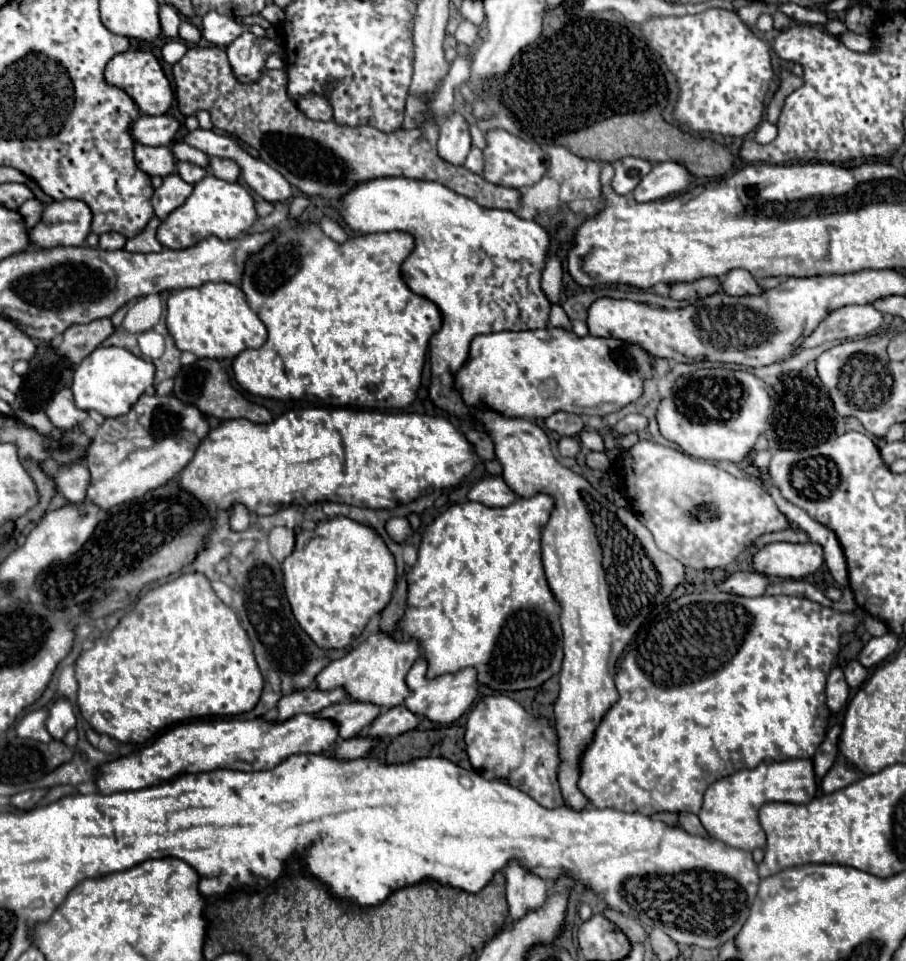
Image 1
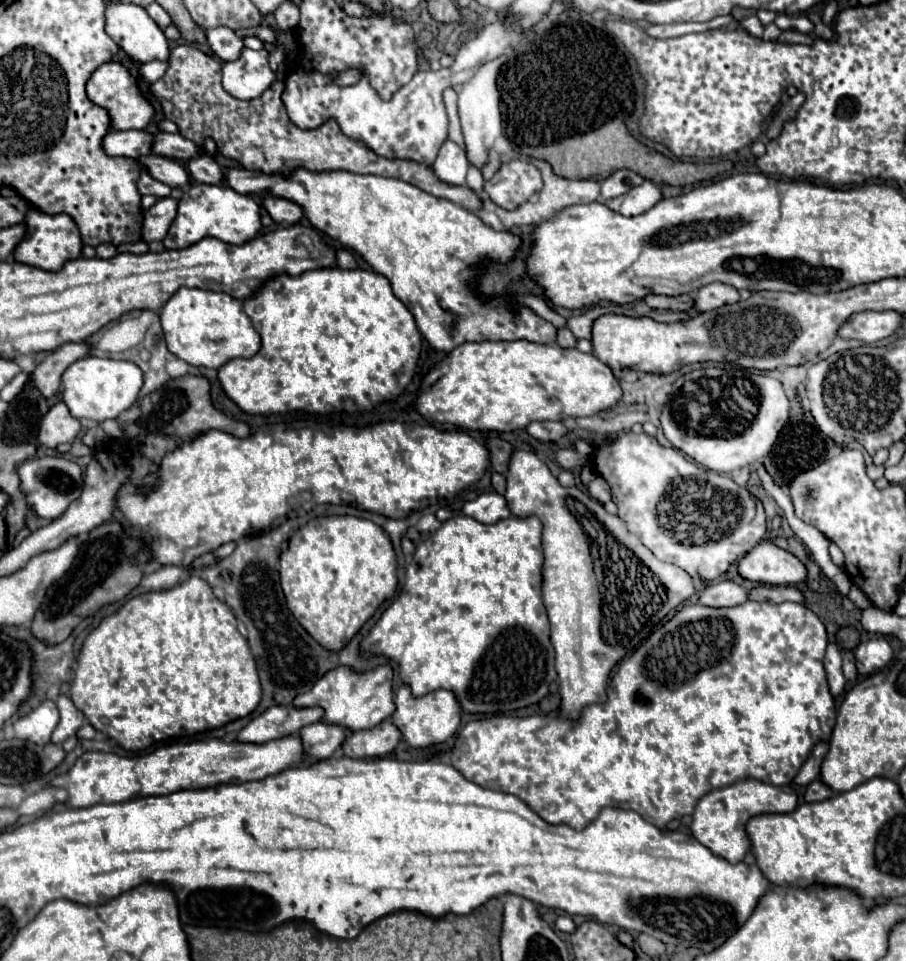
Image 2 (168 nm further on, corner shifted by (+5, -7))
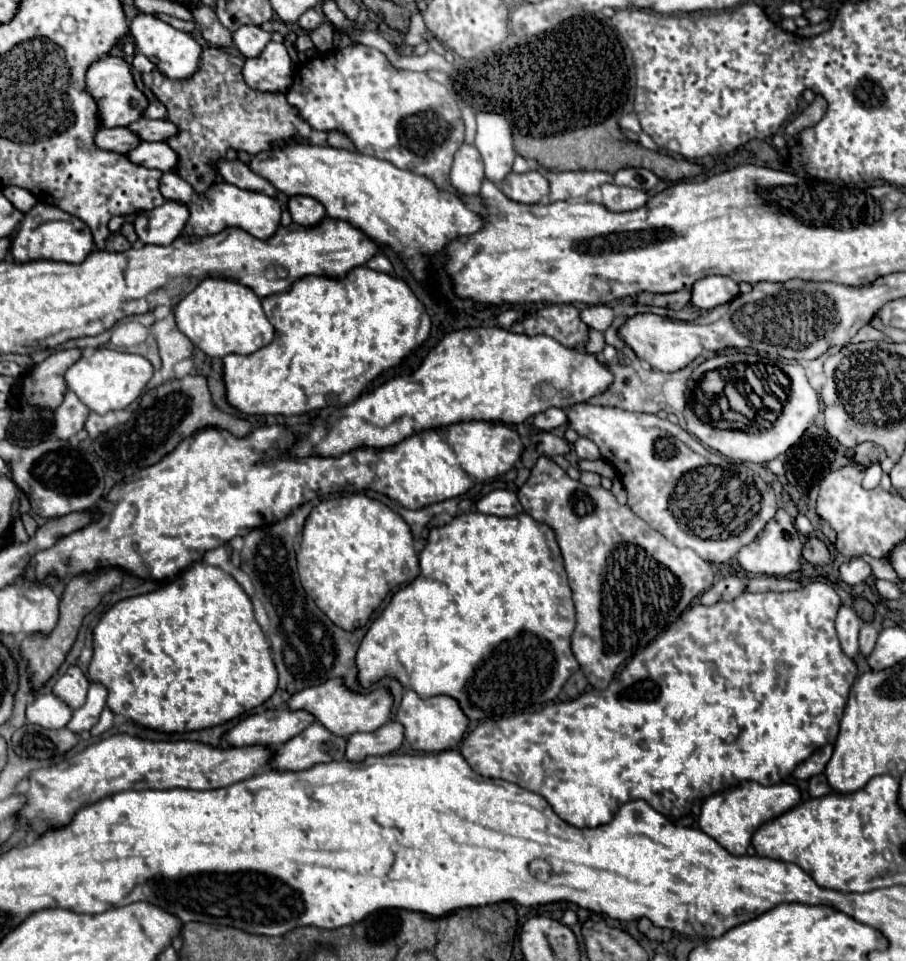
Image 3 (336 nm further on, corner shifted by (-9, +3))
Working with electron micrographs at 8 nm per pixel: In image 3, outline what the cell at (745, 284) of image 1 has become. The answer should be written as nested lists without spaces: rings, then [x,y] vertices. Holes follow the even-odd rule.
[[[712,275],[706,279],[700,279],[692,287],[692,305],[700,309],[714,309],[718,305],[730,303],[736,295],[740,293],[738,283],[732,281],[730,277],[722,275]]]

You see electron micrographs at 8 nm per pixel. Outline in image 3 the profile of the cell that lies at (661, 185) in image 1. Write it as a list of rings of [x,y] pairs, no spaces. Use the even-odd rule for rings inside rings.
[[[602,185],[602,197],[604,205],[612,211],[632,211],[642,207],[650,195],[642,189],[632,189],[632,187],[618,187],[618,185]]]

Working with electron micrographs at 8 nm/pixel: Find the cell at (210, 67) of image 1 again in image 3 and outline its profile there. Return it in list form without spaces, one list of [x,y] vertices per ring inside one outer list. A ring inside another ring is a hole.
[[[206,47],[200,55],[198,71],[188,79],[170,79],[158,69],[142,75],[144,85],[168,109],[168,121],[178,125],[178,135],[168,139],[168,145],[178,153],[178,175],[186,179],[196,193],[206,191],[216,179],[216,159],[224,157],[228,149],[262,153],[280,147],[288,141],[310,145],[330,145],[338,149],[356,151],[354,143],[342,131],[312,129],[286,101],[284,93],[262,93],[246,87],[242,79],[242,57],[230,55],[218,47]]]

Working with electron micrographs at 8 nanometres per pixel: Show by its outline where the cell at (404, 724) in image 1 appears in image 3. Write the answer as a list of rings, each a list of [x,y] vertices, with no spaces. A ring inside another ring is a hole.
[[[390,721],[370,733],[354,733],[348,737],[346,759],[358,761],[366,755],[388,755],[396,751],[404,741],[404,727],[398,721]]]

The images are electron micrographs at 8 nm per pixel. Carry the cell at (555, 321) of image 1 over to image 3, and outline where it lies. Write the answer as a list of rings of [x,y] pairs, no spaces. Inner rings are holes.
[[[588,329],[588,339],[586,339],[586,351],[588,353],[600,353],[604,349],[604,337],[596,329]]]

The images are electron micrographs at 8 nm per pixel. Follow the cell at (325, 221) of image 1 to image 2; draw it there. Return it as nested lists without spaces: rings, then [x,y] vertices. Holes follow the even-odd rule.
[[[340,249],[336,257],[338,257],[338,267],[340,267],[340,269],[356,269],[356,267],[358,267],[358,265],[356,265],[356,259],[354,259],[352,253],[346,251],[346,249]]]

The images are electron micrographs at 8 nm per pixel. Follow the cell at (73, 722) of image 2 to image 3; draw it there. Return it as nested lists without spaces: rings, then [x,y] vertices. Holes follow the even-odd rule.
[[[90,683],[86,703],[74,711],[74,715],[66,727],[74,733],[88,731],[90,727],[94,727],[98,723],[98,717],[100,717],[104,705],[106,705],[106,695],[108,695],[108,691],[100,683]]]

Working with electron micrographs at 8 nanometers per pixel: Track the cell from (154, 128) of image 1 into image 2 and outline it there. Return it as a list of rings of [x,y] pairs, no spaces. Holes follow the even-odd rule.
[[[110,131],[104,137],[104,151],[110,157],[142,157],[152,153],[152,135],[148,131]]]

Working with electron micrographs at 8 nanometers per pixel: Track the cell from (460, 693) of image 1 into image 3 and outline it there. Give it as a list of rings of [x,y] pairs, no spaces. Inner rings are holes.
[[[406,691],[398,705],[398,721],[404,725],[406,741],[418,751],[446,751],[456,747],[464,731],[468,729],[468,717],[460,709],[458,701],[448,695],[436,695],[430,699],[422,699],[416,691]]]

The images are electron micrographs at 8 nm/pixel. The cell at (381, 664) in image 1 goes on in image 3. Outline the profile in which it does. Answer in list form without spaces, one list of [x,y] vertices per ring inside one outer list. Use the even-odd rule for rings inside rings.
[[[340,677],[328,679],[326,683],[316,685],[316,687],[306,687],[294,693],[288,701],[290,709],[310,711],[316,717],[316,721],[320,721],[334,735],[342,735],[342,737],[350,737],[352,733],[358,733],[358,731],[376,731],[390,719],[392,705],[394,705],[394,697],[388,687],[380,687],[368,693],[356,693],[350,687],[346,687],[344,679]]]

